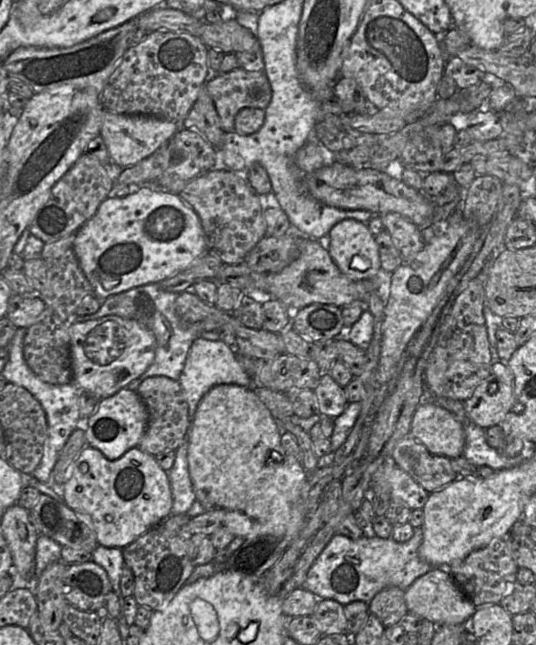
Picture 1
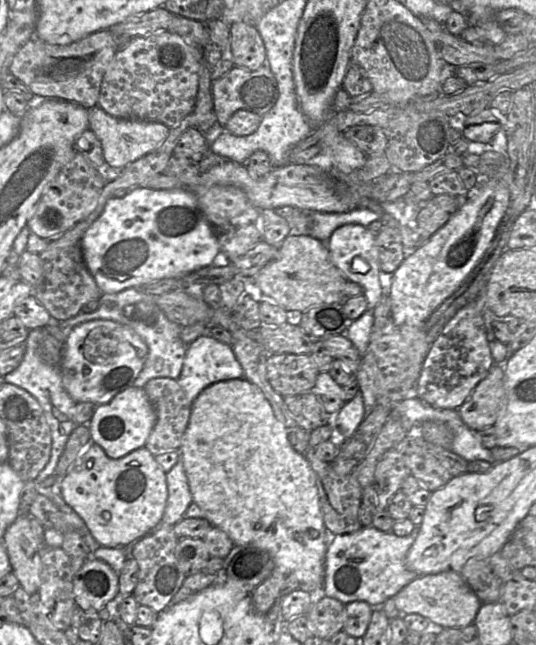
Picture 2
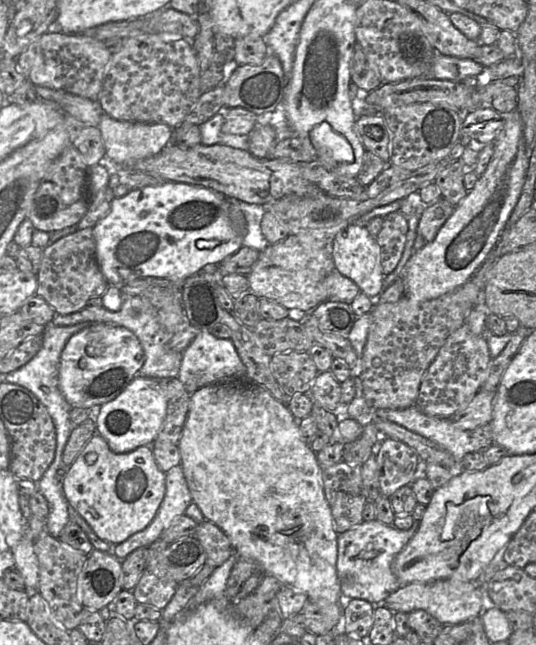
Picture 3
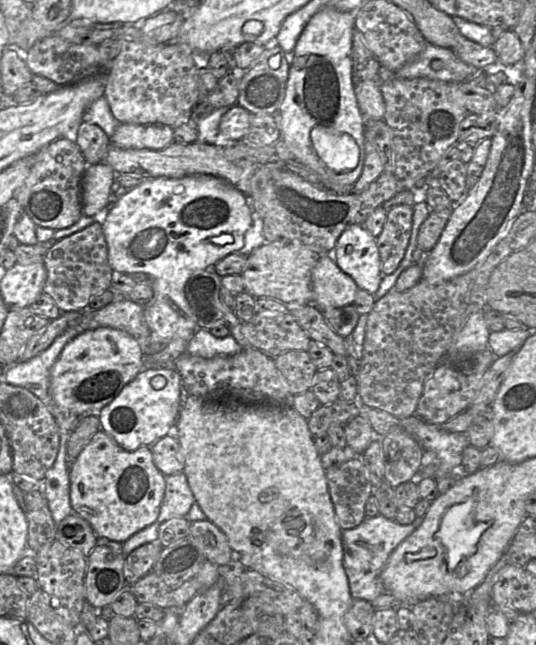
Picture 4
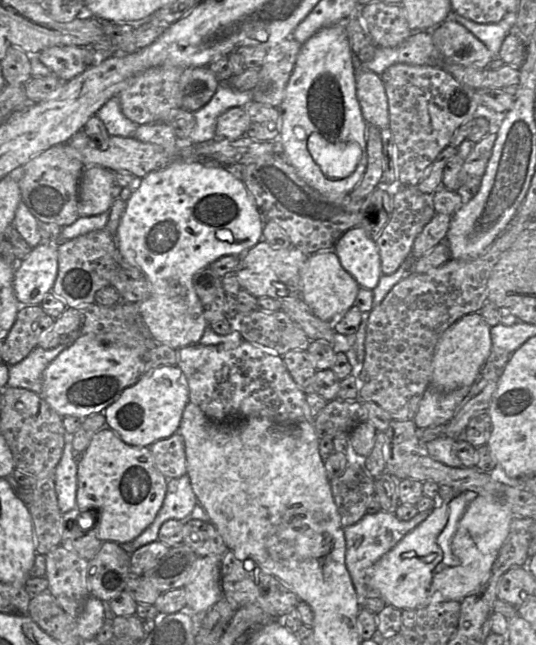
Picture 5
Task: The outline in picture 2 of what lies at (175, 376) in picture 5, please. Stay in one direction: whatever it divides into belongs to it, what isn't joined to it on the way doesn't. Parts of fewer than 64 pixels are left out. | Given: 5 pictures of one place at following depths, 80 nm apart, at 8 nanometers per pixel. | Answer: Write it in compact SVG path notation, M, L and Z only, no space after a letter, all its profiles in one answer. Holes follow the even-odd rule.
M132 385L119 392L110 402L97 405L87 425L90 429L91 442L99 445L108 457L119 459L145 446L156 420L155 408L144 388Z

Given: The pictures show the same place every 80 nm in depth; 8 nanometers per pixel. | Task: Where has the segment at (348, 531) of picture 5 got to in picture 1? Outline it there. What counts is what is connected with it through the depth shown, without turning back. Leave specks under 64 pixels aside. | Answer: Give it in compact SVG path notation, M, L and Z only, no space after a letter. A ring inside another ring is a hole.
M422 527L415 528L413 537L403 543L375 535L353 540L335 534L316 558L299 588L310 591L318 599L332 599L343 606L353 601L369 604L378 592L387 587L406 590L415 580L434 568L419 556L422 541Z

